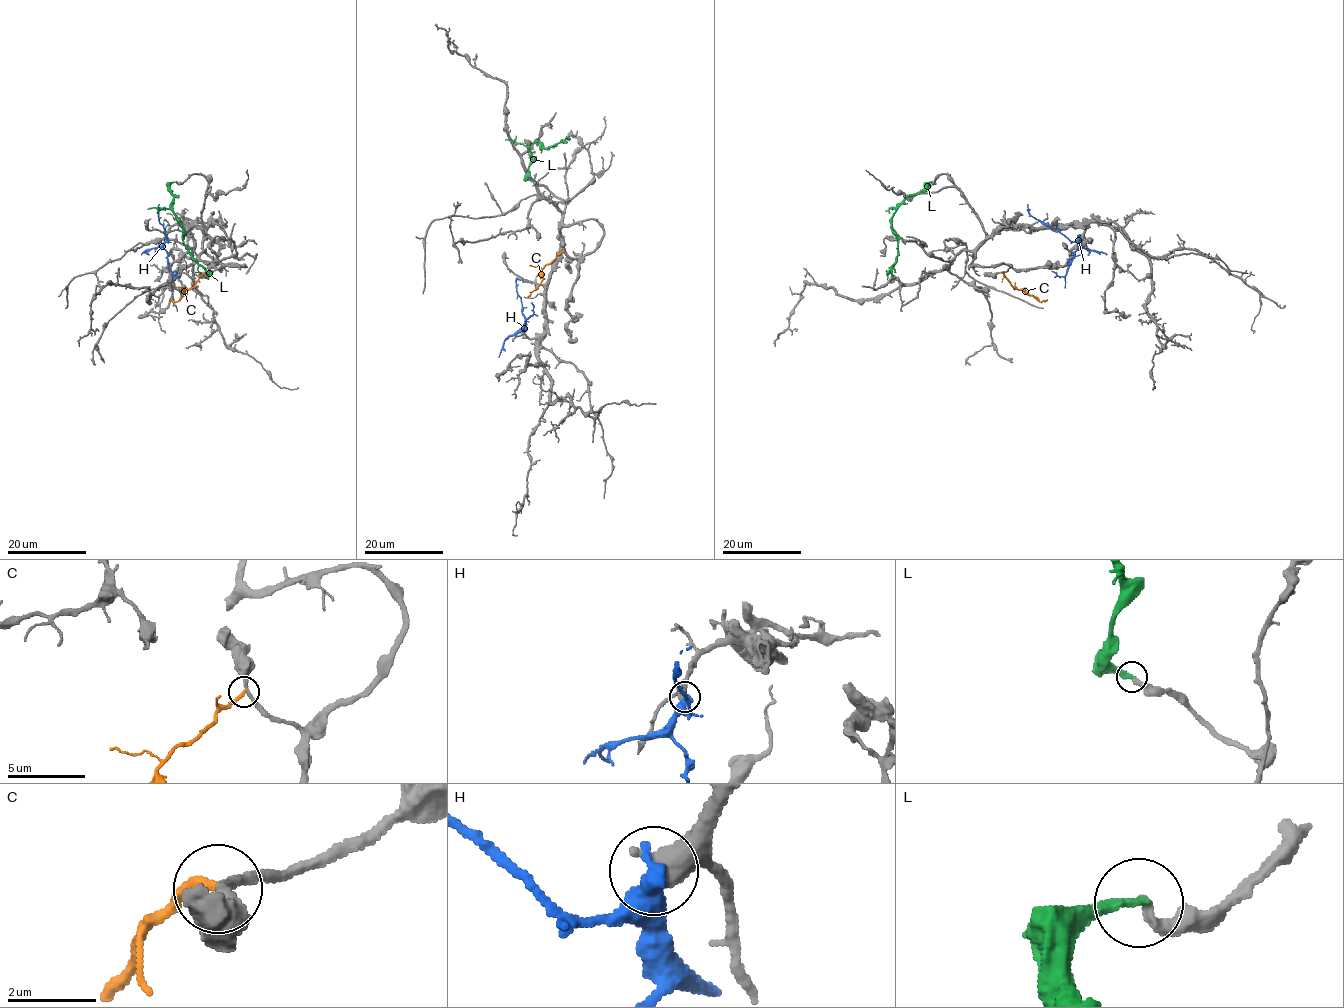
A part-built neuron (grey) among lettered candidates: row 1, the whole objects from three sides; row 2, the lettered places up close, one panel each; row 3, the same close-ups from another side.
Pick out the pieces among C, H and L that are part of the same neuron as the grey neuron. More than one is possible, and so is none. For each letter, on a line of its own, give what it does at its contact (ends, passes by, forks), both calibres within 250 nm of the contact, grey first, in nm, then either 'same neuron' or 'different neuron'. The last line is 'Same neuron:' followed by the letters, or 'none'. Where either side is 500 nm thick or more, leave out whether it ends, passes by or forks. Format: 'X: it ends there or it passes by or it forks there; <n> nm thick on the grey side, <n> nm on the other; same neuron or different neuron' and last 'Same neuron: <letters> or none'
C: it ends there; 220 nm thick on the grey side, 240 nm on the other; different neuron
H: 500 nm thick on the grey side, 550 nm on the other; different neuron
L: it ends there; 220 nm thick on the grey side, 240 nm on the other; same neuron
Same neuron: L

